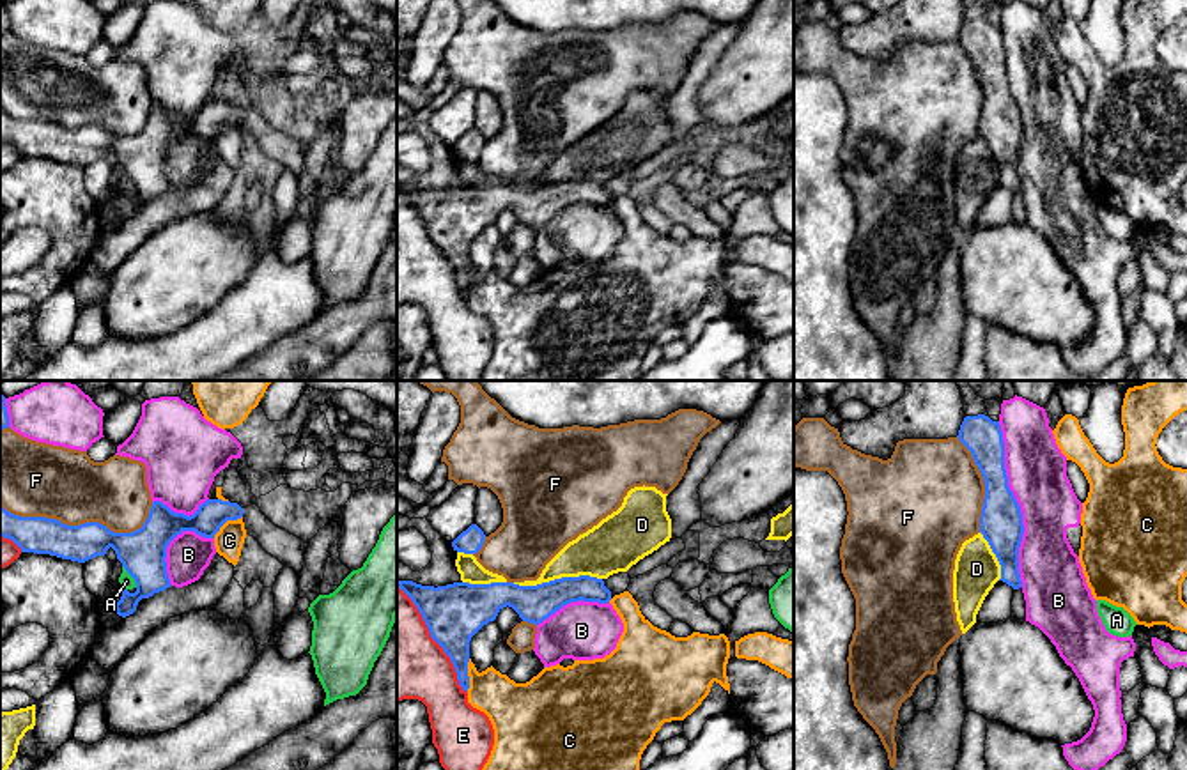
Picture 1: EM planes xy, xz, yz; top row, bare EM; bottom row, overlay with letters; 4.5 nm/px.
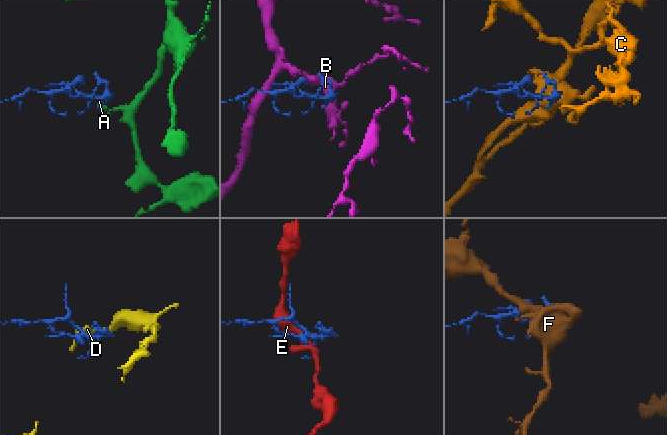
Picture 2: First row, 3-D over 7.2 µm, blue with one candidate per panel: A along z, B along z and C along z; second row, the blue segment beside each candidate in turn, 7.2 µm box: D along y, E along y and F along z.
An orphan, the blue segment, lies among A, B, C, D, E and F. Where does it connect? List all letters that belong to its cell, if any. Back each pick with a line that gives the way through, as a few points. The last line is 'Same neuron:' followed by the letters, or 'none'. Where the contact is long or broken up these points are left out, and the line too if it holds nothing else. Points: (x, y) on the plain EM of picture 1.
Same neuron: none

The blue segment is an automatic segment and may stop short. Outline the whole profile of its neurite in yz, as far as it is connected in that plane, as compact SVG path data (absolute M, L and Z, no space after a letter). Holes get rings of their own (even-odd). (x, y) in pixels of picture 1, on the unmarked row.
M985 18L966 19L957 41L971 55L985 87L980 136L1001 168L999 184L1019 193L1022 191L1019 150L1024 127L1020 110L1008 90L1001 28Z

